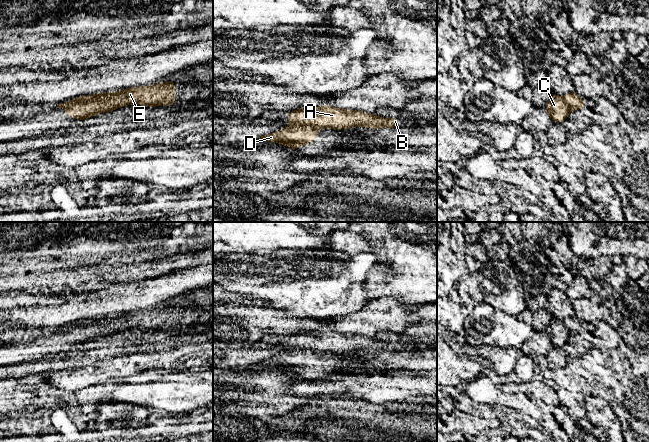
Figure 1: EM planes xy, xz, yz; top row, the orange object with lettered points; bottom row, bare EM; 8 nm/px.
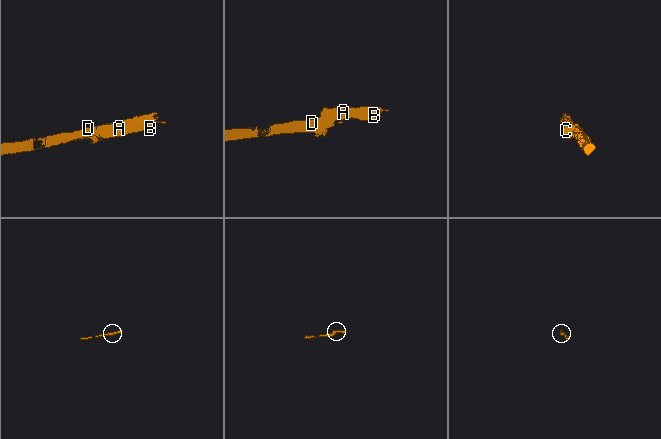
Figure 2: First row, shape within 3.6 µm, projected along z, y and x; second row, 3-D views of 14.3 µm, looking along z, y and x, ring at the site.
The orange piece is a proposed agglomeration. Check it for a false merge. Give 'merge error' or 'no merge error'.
merge error

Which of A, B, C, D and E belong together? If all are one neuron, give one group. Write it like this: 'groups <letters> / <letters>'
groups A B C E / D

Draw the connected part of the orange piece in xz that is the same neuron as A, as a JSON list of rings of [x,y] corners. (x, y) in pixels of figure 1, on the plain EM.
[[[330,329],[295,333],[288,337],[287,346],[314,352],[344,354],[366,351],[371,353],[399,351],[398,342],[384,342],[364,335],[342,333]]]

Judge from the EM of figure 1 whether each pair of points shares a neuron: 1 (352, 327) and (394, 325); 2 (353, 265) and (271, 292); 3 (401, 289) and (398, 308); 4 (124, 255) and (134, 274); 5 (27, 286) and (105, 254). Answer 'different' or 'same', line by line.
1: same
2: same
3: different
4: different
5: different

